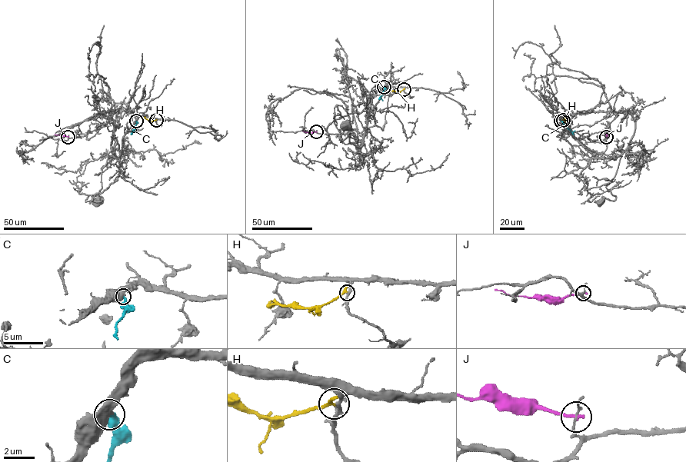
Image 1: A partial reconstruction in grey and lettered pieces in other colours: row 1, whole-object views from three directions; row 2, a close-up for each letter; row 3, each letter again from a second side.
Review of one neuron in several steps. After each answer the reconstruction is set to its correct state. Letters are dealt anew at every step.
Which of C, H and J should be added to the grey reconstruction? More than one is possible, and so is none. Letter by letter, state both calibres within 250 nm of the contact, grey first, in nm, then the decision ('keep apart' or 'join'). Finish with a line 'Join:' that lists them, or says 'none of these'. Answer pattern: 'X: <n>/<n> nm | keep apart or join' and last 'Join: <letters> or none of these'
C: 500/300 nm | keep apart
H: 150/240 nm | join
J: 110/240 nm | keep apart
Join: H

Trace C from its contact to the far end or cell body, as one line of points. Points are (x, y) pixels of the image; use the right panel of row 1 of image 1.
C: (561, 121), (571, 131), (574, 131)

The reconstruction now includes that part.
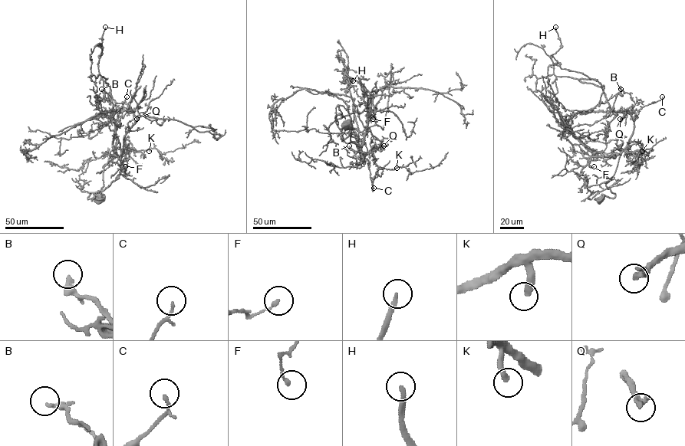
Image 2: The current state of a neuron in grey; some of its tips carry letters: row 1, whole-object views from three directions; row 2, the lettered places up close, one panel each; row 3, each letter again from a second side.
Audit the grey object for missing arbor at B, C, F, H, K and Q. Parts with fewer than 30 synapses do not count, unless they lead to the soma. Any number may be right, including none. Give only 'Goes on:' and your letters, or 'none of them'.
Goes on: H, Q

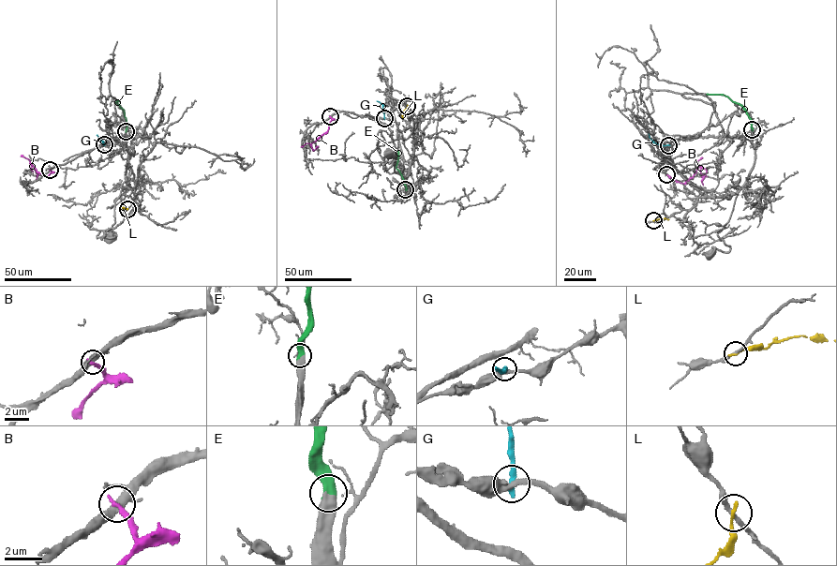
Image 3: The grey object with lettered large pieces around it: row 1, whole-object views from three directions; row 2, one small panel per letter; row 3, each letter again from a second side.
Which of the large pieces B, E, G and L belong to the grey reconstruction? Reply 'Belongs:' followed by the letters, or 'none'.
Belongs: E

